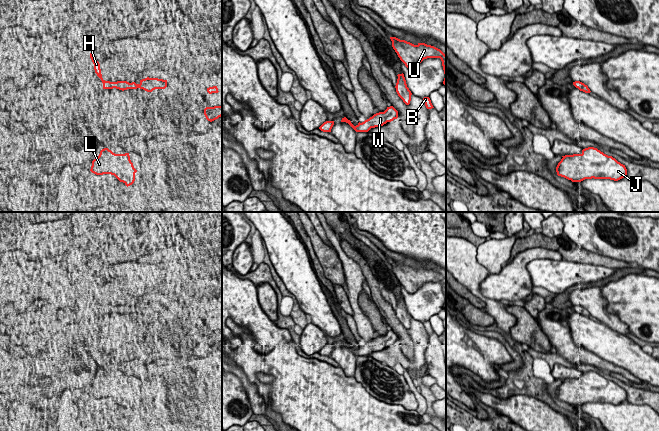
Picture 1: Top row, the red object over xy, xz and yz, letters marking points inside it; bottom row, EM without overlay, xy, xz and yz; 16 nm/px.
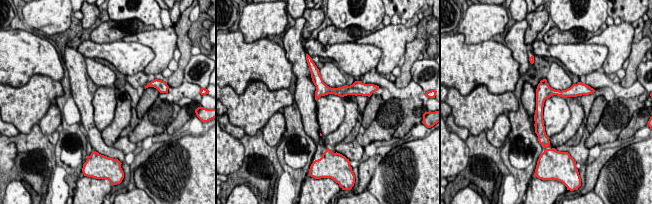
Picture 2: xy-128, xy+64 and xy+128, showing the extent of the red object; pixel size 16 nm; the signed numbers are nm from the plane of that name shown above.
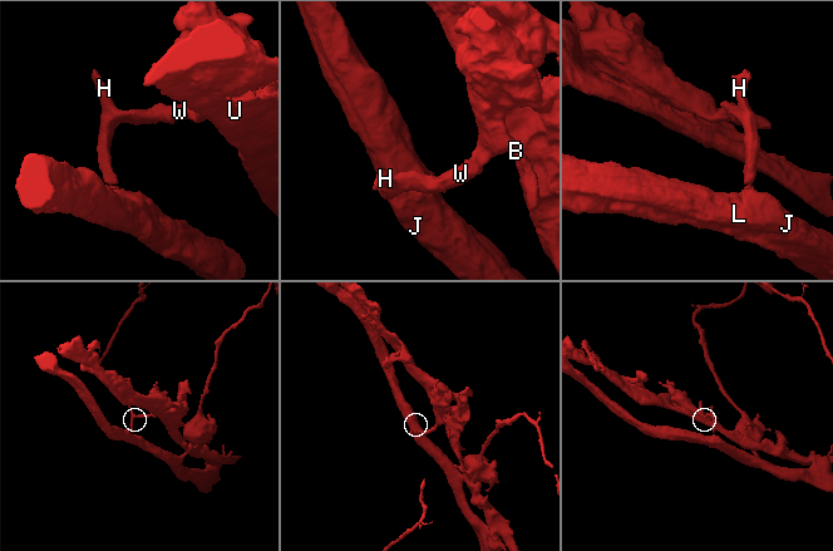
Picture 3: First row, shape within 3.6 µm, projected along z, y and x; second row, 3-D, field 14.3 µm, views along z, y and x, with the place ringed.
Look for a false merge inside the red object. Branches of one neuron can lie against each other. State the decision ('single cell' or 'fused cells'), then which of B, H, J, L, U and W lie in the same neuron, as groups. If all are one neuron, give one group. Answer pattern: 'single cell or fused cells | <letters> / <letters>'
fused cells | B U W / H J L

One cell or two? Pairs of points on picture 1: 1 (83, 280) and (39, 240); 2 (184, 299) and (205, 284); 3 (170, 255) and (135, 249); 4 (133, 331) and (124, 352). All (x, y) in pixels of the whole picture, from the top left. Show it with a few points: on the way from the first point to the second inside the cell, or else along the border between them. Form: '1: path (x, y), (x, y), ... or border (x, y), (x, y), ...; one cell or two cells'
1: border (73, 247), (66, 256); two cells
2: border (200, 277), (193, 285), (193, 299); two cells
3: border (154, 251), (151, 253); two cells
4: path (132, 336), (131, 343), (127, 347); one cell

